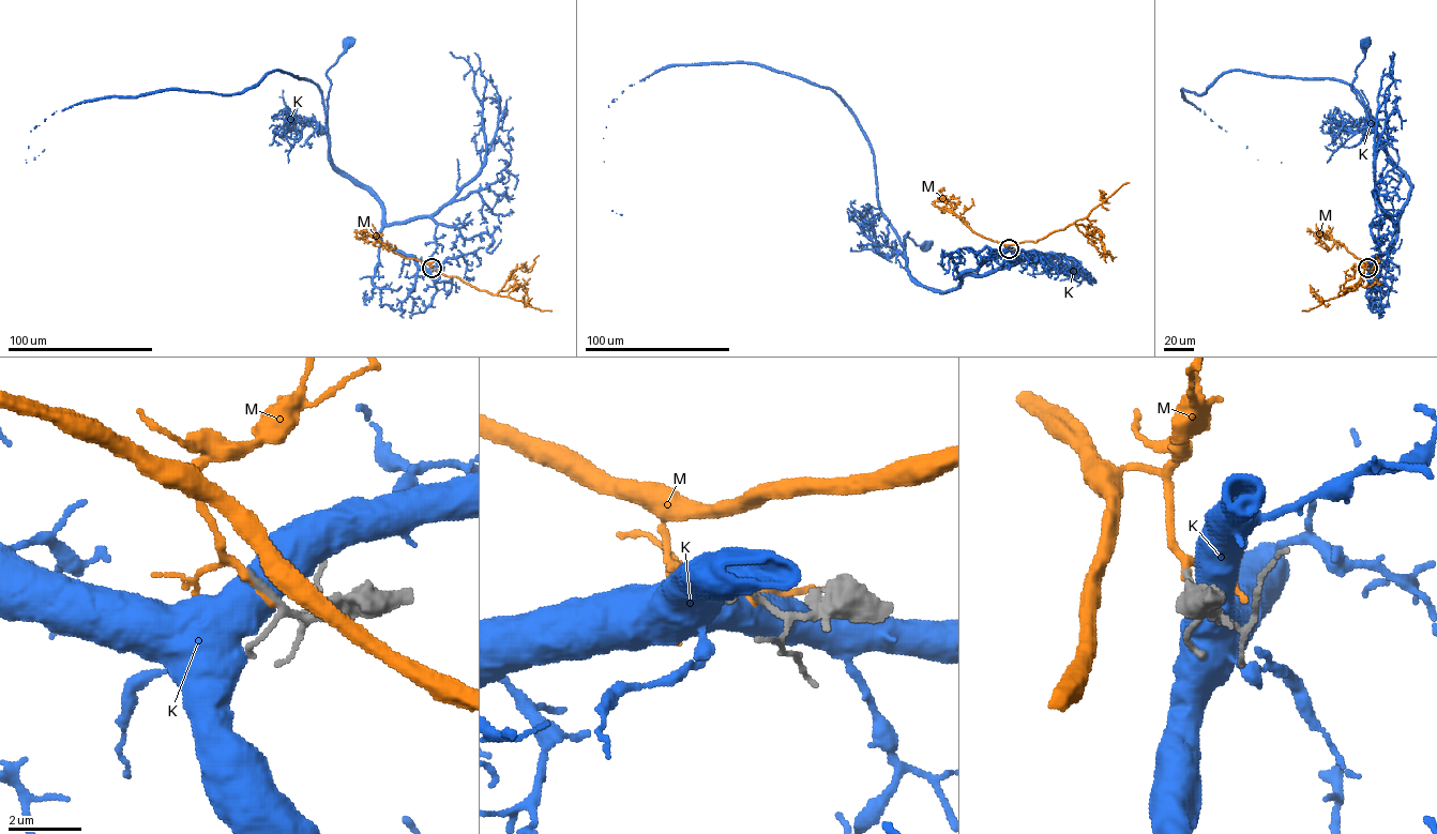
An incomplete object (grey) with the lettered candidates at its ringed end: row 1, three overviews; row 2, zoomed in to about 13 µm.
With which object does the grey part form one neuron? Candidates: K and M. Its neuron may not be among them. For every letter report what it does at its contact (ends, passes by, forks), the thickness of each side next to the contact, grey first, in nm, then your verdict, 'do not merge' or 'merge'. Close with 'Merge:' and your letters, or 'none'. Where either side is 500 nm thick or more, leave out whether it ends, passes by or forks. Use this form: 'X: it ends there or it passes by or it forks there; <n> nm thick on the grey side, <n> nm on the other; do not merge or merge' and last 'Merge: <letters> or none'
K: 190 nm thick on the grey side, 800 nm on the other; do not merge
M: it ends there; 180 nm thick on the grey side, 200 nm on the other; merge
Merge: M

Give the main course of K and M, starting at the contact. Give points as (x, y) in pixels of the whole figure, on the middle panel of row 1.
K: (1010, 248), (962, 273), (956, 287), (933, 291), (907, 269), (908, 232), (904, 236), (926, 245)
M: (1009, 248), (1007, 246), (1037, 242), (1071, 224), (1080, 224), (1101, 242), (1112, 260), (1116, 256)

